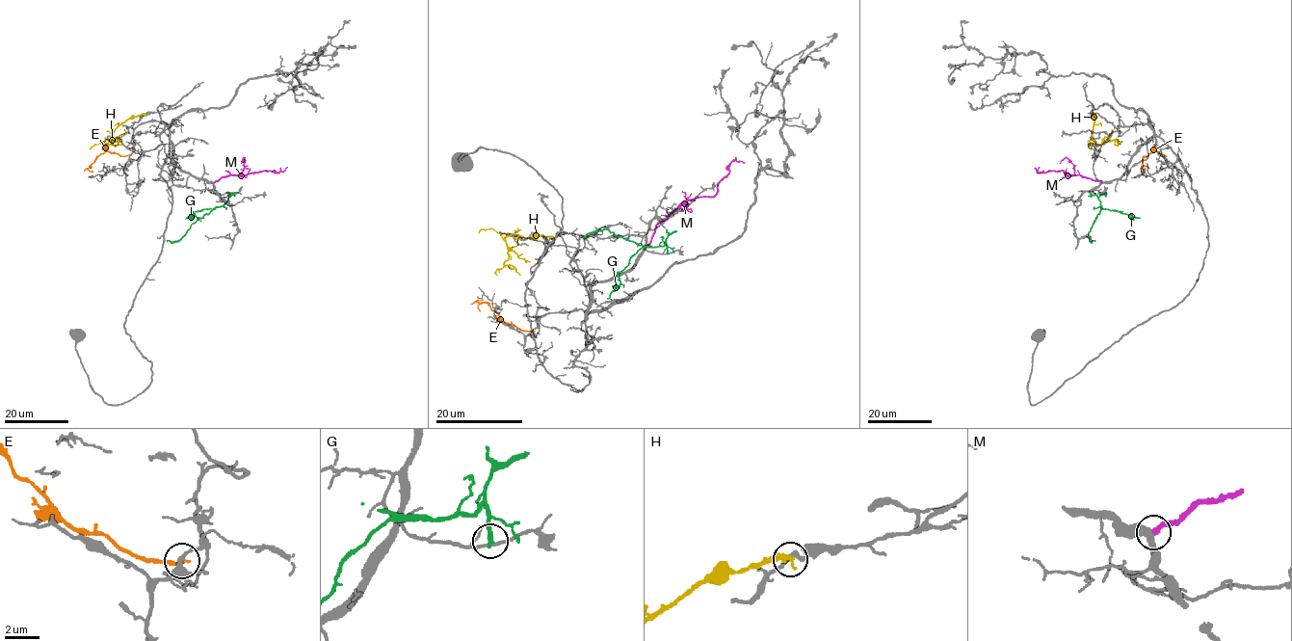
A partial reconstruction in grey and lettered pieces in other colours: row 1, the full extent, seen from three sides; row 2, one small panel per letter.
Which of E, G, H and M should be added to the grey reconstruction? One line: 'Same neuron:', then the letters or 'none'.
Same neuron: M

